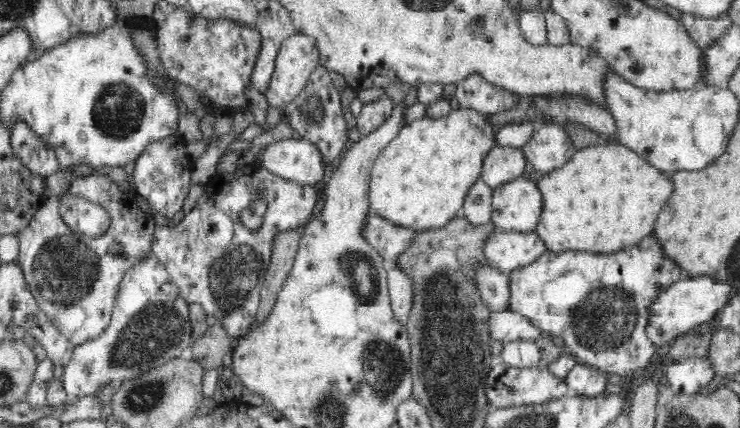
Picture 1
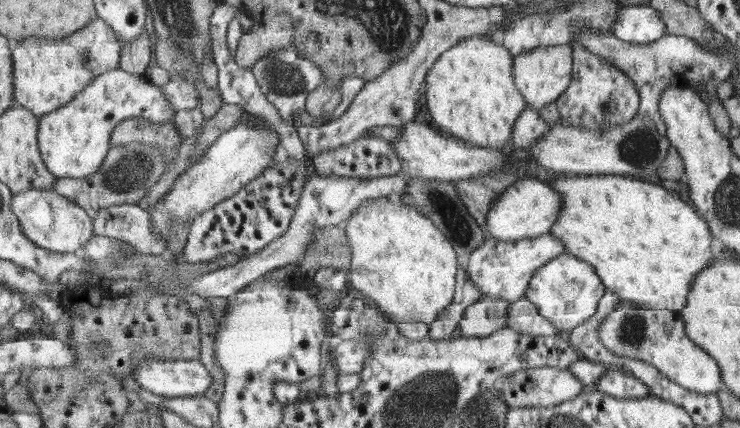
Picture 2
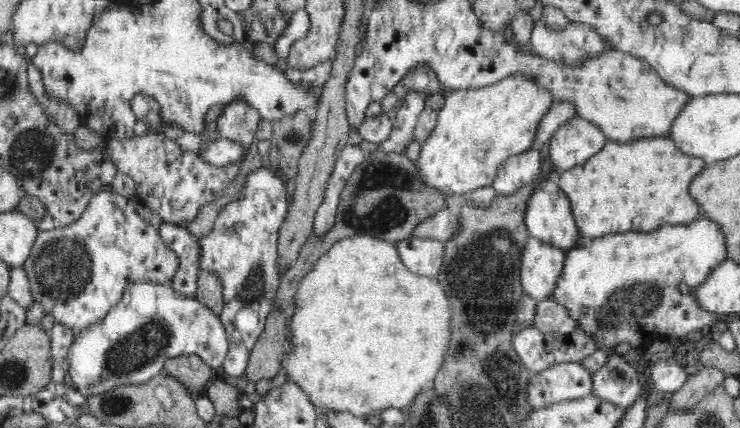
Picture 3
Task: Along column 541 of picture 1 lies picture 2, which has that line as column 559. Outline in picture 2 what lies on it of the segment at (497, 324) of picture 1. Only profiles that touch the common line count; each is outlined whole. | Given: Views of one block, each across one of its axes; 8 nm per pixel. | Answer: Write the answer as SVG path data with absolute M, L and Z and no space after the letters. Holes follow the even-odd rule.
M527 298L510 304L507 322L511 328L527 333L529 336L549 337L559 335L565 337L567 335L567 333L557 329L549 317L541 315L537 306Z

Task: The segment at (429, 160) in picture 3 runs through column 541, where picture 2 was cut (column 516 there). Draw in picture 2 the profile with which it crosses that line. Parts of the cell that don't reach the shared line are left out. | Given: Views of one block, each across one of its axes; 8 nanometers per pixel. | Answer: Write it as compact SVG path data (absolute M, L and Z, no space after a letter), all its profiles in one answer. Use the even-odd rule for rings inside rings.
M482 35L462 39L437 58L428 72L425 94L429 113L444 134L483 148L500 150L514 141L517 120L529 110L528 102L515 82L513 53L496 39Z

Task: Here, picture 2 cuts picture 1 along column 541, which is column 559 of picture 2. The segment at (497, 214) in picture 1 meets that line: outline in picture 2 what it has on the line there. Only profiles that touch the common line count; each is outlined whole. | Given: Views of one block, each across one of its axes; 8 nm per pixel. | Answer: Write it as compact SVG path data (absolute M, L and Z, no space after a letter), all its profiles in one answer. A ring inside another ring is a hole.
M521 177L507 188L507 192L491 204L491 212L487 216L488 228L484 231L487 237L502 242L518 242L525 239L535 239L551 233L558 224L559 214L563 210L563 195L549 183L537 179Z

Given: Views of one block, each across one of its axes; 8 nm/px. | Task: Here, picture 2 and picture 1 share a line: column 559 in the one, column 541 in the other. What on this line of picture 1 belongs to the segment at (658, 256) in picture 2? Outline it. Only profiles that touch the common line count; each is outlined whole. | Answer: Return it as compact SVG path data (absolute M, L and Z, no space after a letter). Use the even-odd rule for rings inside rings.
M619 142L605 146L591 145L576 151L568 164L543 174L537 185L543 194L544 208L536 233L544 241L547 250L600 253L616 252L654 235L657 218L675 187L668 173L654 167L636 151Z

